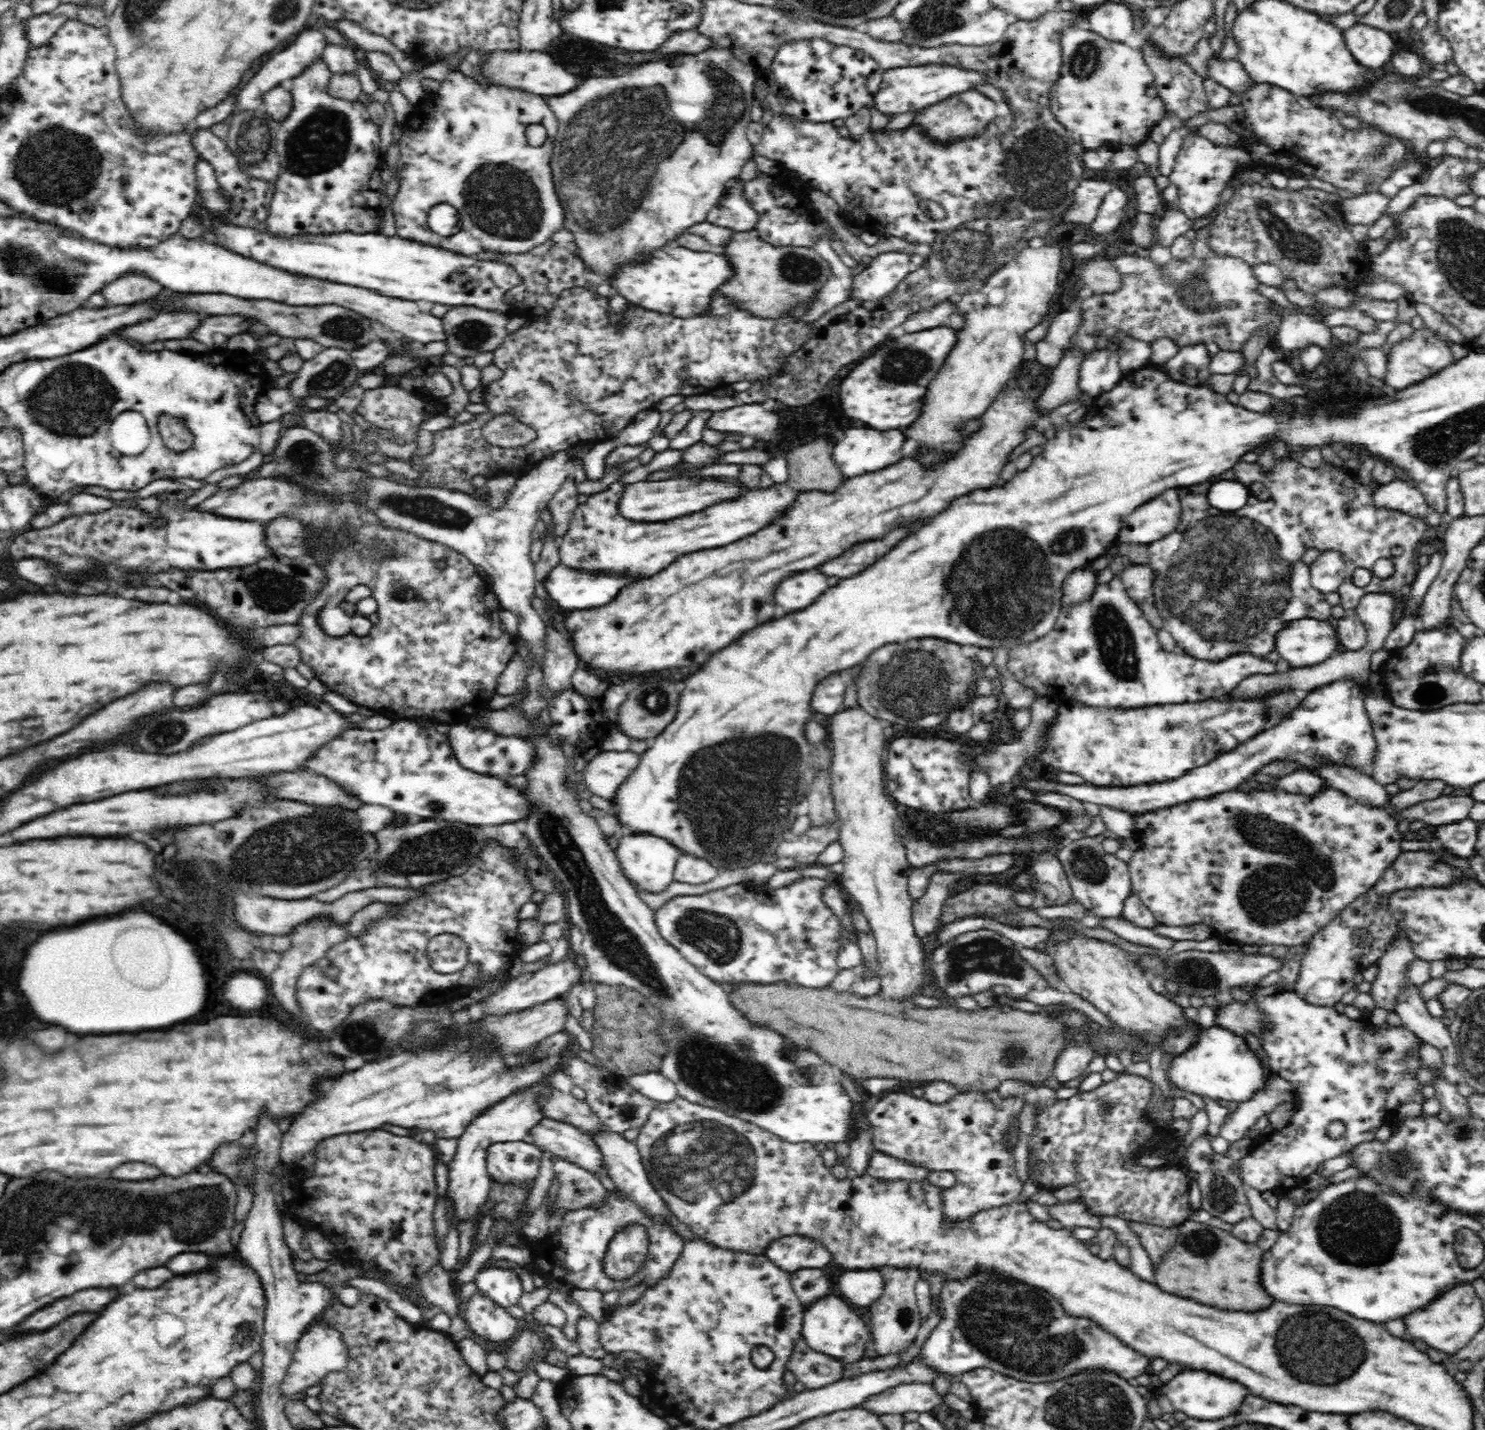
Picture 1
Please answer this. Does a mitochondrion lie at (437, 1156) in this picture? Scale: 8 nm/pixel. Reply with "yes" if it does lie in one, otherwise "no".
no

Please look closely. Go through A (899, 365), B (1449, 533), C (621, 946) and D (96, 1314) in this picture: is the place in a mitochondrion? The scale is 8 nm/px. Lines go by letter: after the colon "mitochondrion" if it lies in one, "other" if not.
A: mitochondrion
B: other
C: mitochondrion
D: other

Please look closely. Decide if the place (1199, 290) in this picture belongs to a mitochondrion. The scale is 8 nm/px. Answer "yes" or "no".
yes

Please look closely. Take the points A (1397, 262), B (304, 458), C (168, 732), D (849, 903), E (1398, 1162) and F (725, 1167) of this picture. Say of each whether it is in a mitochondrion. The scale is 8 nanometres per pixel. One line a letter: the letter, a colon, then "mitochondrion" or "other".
A: other
B: mitochondrion
C: mitochondrion
D: other
E: mitochondrion
F: mitochondrion

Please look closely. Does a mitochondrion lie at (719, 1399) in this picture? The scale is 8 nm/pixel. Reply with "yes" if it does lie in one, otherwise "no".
yes

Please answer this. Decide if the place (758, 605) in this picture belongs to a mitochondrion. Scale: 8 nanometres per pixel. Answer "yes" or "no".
no

